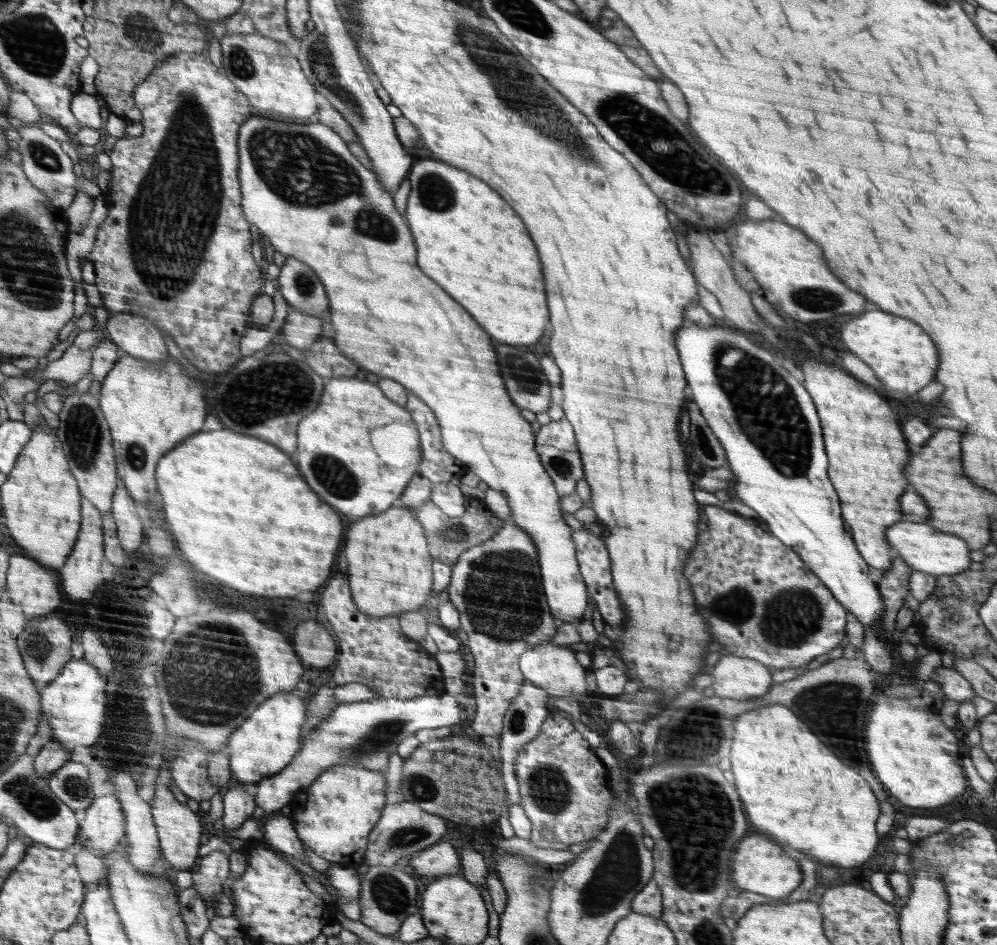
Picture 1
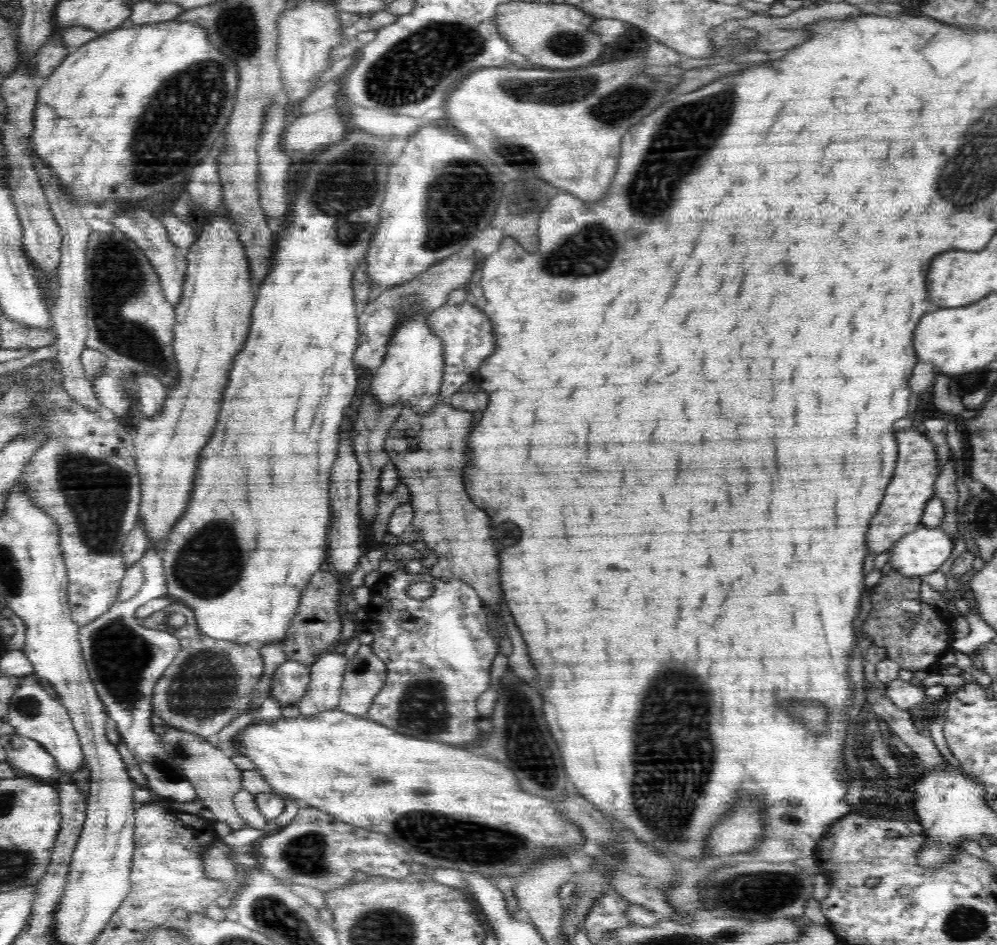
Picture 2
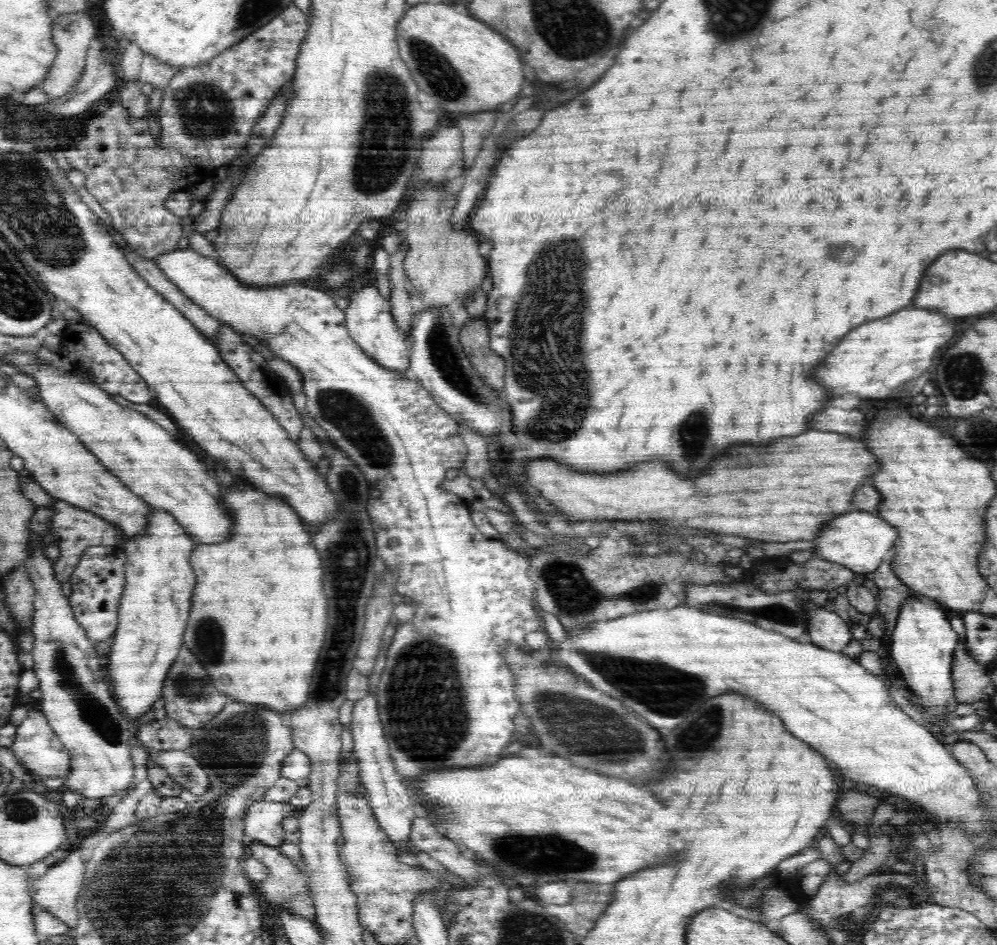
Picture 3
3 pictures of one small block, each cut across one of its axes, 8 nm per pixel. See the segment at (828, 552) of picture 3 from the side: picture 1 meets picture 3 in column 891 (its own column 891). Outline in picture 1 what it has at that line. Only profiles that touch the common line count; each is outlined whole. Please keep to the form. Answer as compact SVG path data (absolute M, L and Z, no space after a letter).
M900 520L900 522L888 527L887 540L893 556L904 560L912 568L912 571L924 572L930 576L960 574L968 570L968 566L972 562L969 554L971 550L963 537L940 532L928 522L913 523L908 520Z

